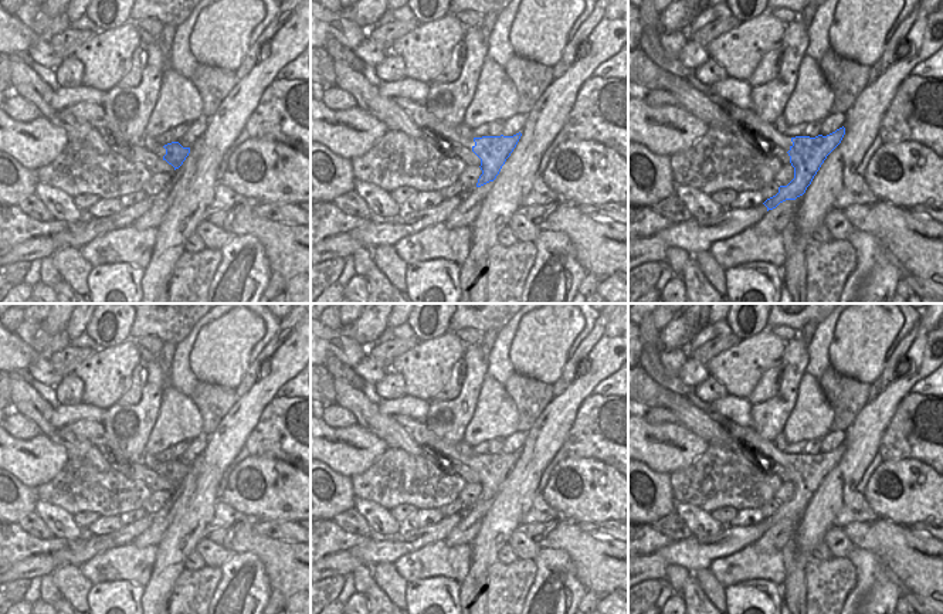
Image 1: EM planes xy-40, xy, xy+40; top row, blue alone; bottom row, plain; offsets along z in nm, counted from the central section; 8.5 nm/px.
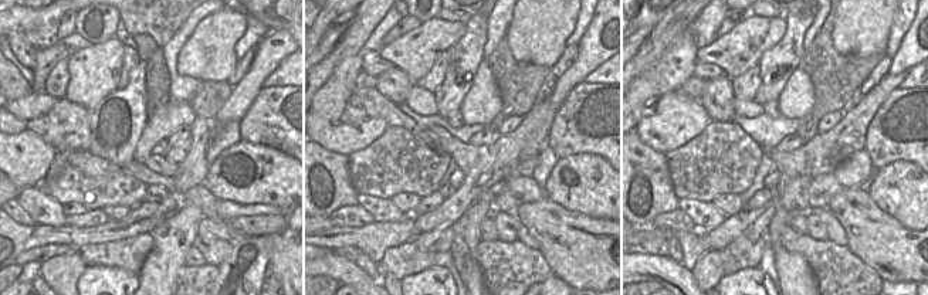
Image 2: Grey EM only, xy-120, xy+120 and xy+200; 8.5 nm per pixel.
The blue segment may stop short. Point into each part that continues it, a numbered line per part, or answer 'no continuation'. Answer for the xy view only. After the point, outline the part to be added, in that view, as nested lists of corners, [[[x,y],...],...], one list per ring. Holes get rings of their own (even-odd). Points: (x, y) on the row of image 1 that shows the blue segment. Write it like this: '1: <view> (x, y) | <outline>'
no continuation

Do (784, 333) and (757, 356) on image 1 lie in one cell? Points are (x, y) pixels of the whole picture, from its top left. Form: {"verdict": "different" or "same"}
{"verdict": "different"}

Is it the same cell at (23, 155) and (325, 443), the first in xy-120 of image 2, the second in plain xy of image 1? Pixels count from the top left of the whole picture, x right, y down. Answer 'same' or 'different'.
same

